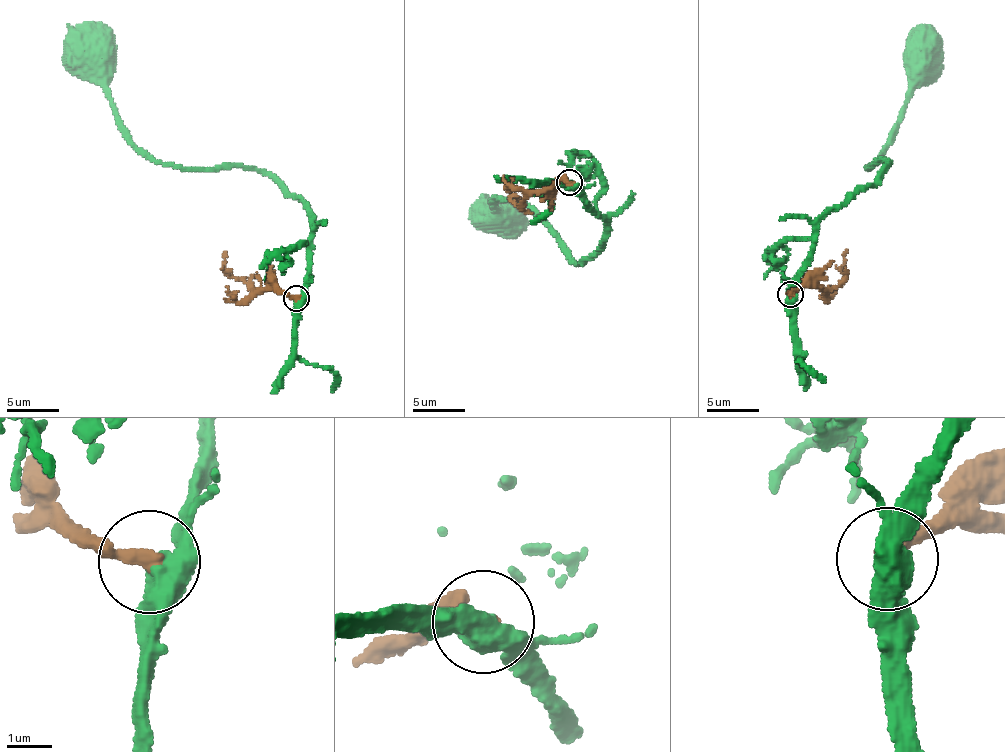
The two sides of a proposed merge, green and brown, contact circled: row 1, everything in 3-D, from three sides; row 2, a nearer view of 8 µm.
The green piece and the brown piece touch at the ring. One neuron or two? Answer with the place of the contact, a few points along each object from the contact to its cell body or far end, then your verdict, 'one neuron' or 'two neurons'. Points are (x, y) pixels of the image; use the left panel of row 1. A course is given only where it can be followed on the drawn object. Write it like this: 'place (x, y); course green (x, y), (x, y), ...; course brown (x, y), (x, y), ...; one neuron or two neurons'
place (296, 298); course green (298, 298), (309, 271), (313, 228), (302, 201), (260, 169), (152, 161), (130, 139), (88, 49); course brown (295, 298), (279, 294), (275, 289), (254, 291), (225, 272), (224, 251); one neuron

